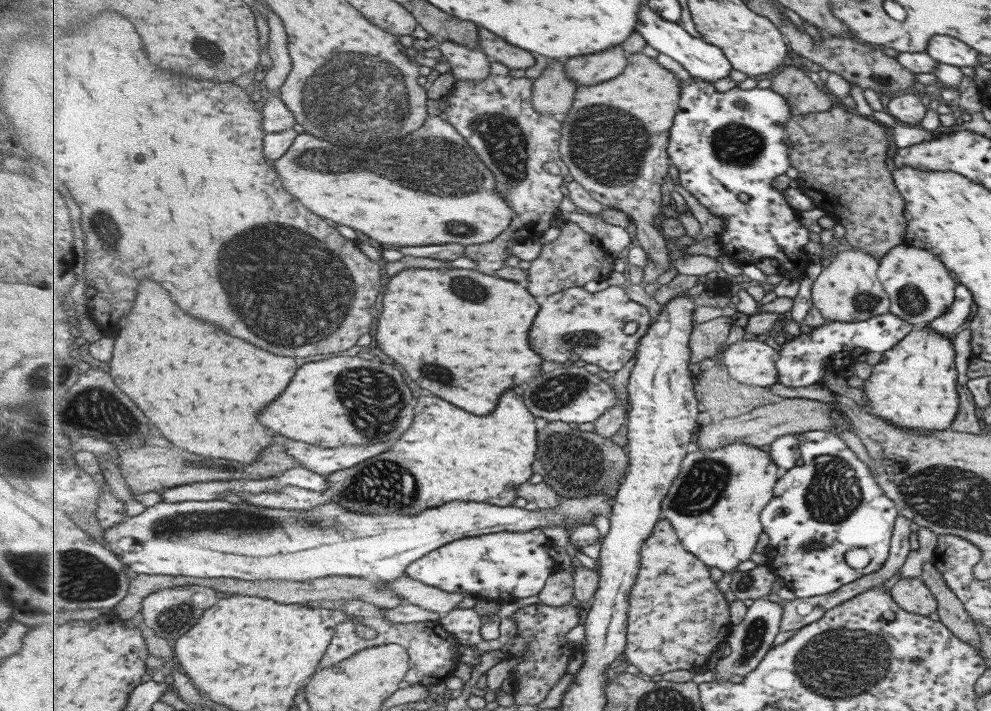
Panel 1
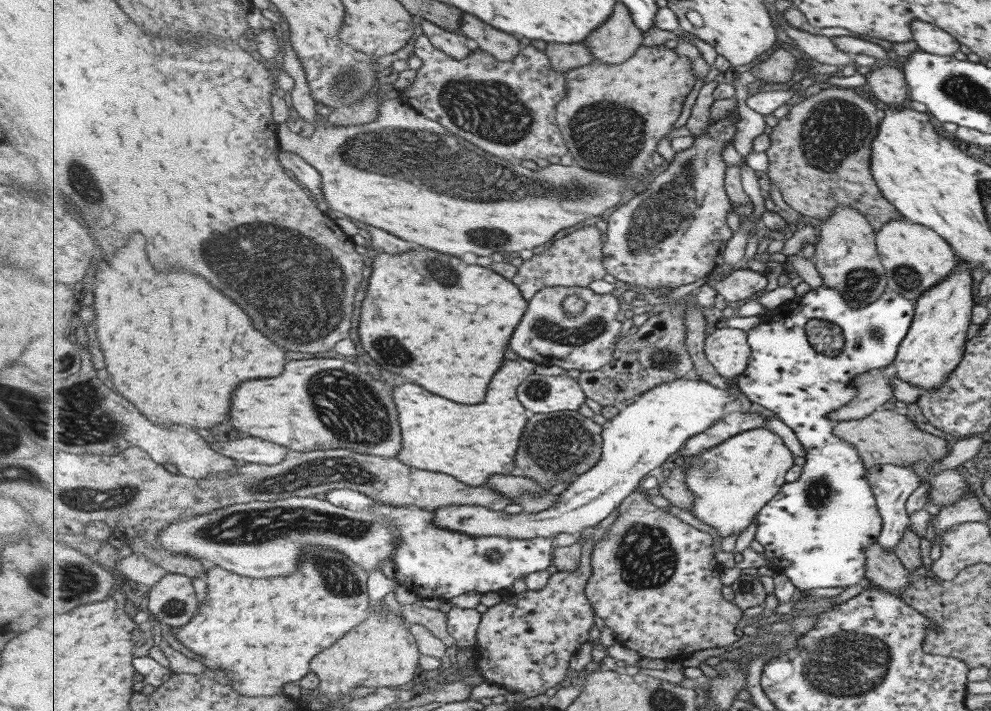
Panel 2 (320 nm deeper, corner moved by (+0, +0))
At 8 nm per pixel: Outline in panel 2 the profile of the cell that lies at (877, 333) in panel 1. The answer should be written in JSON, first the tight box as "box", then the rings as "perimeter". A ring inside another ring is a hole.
{"box":[735,286,914,591],"perimeter":[[[819,286],[777,307],[769,317],[748,331],[753,354],[746,371],[735,383],[752,403],[771,410],[788,424],[808,452],[801,479],[786,483],[758,514],[755,540],[765,548],[769,567],[775,572],[785,573],[801,591],[833,587],[845,589],[865,581],[865,550],[876,542],[882,527],[881,519],[867,480],[867,467],[862,464],[861,456],[852,444],[834,435],[835,422],[829,420],[828,415],[854,398],[856,388],[851,380],[855,376],[891,367],[897,348],[909,330],[913,313],[914,302],[893,291],[885,290],[877,300],[854,307],[837,289]]]}

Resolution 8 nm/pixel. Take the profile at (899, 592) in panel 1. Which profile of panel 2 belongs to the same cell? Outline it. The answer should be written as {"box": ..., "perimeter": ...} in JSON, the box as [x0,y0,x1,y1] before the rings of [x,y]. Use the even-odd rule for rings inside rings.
{"box":[865,542,909,593],"perimeter":[[[877,542],[870,544],[865,553],[865,580],[869,580],[874,586],[894,593],[902,591],[904,586],[907,586],[909,571],[900,564],[895,553],[885,550]]]}

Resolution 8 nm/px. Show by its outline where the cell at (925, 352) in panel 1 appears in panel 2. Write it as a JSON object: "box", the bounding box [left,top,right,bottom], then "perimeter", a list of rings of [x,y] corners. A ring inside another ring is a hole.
{"box":[891,261,972,392],"perimeter":[[[957,261],[957,268],[941,282],[924,290],[914,302],[912,321],[903,340],[897,348],[891,369],[895,377],[911,383],[921,392],[941,386],[950,372],[959,364],[970,324],[972,268]]]}

